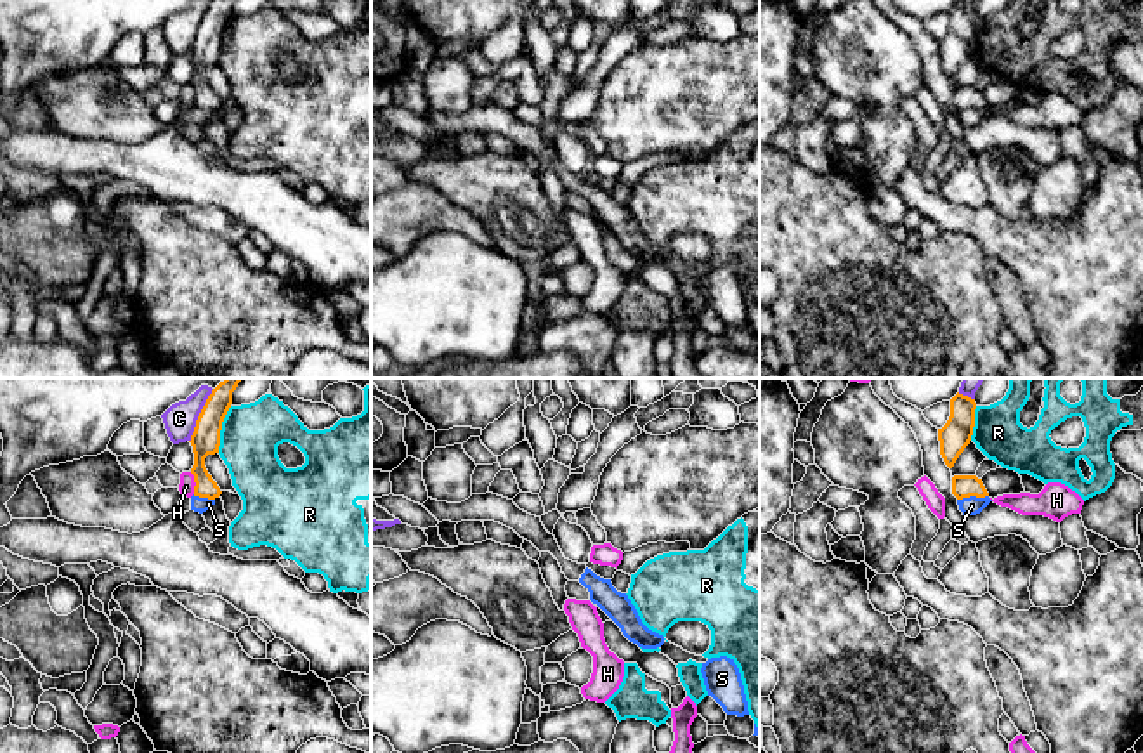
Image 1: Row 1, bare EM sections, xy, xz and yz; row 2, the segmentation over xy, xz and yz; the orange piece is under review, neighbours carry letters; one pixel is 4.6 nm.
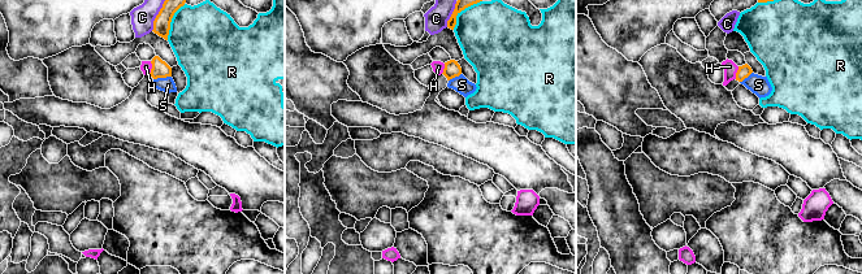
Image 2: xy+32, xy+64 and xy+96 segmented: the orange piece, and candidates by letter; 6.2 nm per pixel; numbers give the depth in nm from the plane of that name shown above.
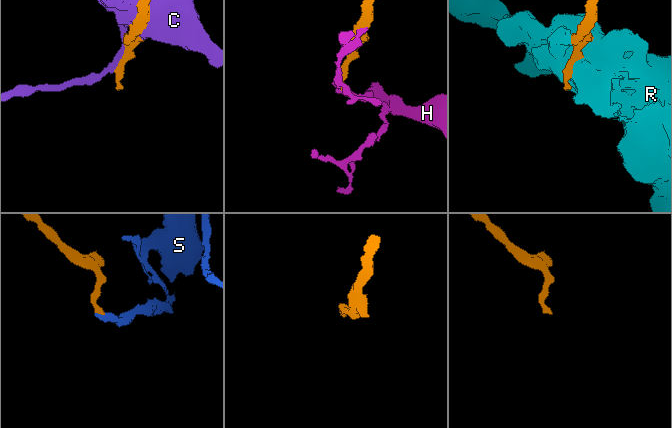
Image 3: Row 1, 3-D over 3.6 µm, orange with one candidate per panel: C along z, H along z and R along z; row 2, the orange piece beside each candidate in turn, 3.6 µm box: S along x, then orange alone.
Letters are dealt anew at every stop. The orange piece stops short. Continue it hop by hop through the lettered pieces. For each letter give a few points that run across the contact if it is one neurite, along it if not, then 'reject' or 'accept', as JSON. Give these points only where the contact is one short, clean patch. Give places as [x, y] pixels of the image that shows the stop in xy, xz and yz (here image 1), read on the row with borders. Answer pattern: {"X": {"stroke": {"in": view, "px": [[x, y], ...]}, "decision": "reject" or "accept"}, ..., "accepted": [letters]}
{"C": {"decision": "reject"}, "H": {"decision": "reject"}, "R": {"decision": "reject"}, "S": {"stroke": {"in": "yz", "px": [[987, 495], [958, 500]]}, "decision": "reject"}, "accepted": []}

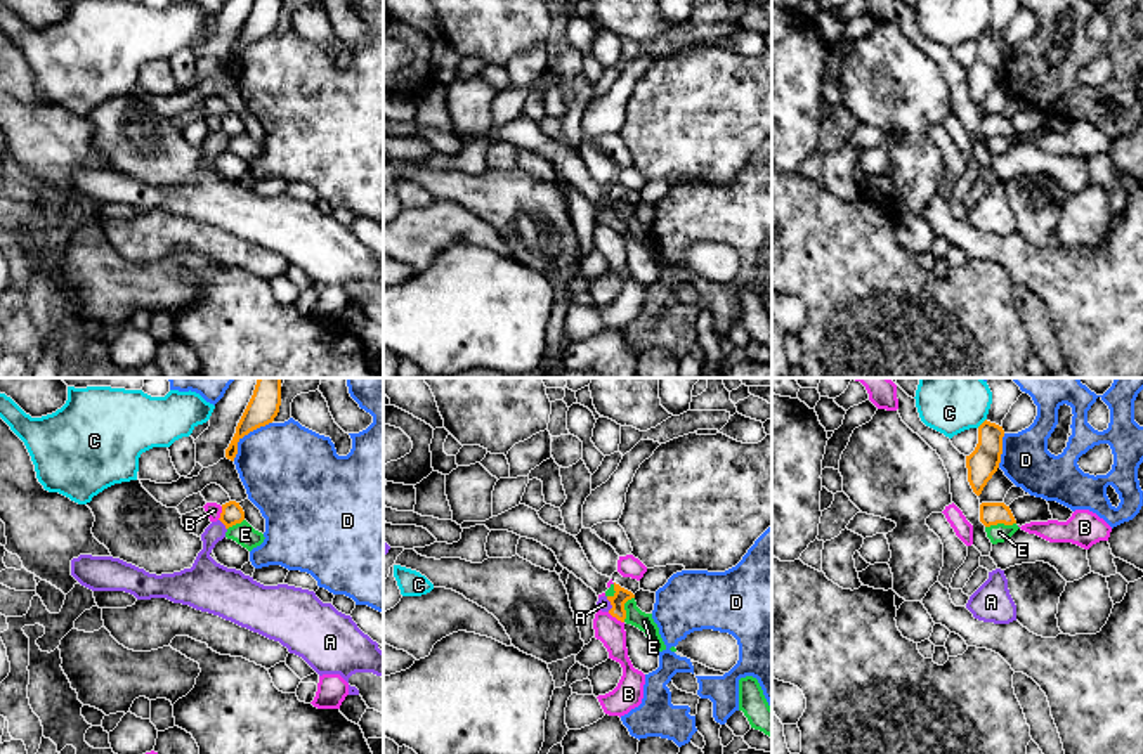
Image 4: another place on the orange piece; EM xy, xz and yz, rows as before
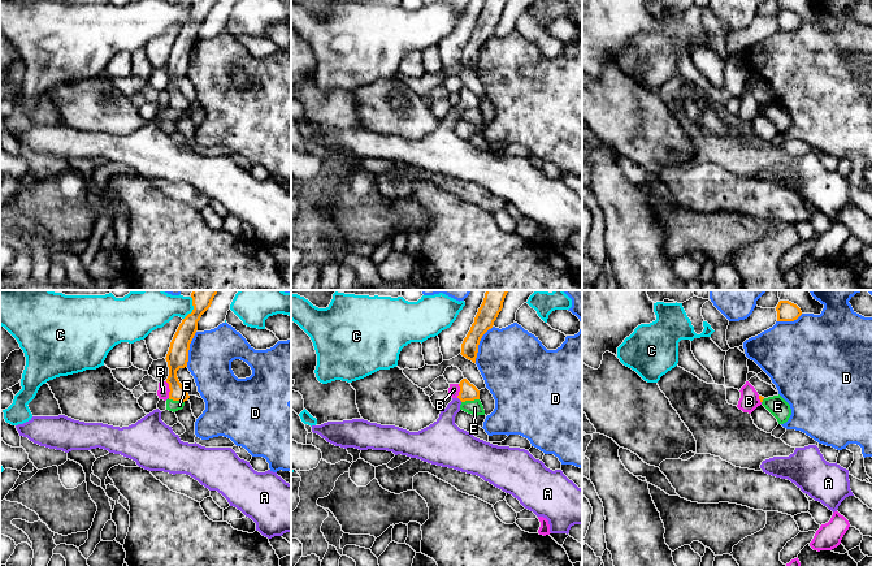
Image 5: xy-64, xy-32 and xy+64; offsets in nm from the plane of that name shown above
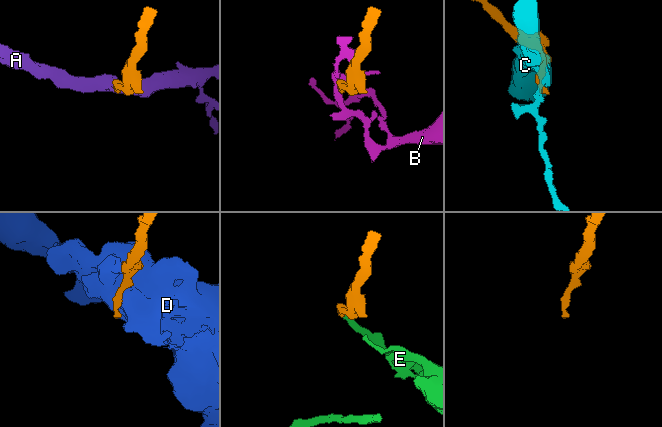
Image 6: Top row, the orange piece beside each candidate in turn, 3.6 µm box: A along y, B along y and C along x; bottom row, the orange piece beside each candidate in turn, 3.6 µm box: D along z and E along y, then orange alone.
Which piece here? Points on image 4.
{"A": {"stroke": {"in": "xy", "px": [[233, 513], [222, 522], [209, 541], [205, 572]]}, "decision": "accept"}, "B": {"decision": "reject"}, "C": {"decision": "reject"}, "D": {"decision": "reject"}, "E": {"stroke": {"in": "yz", "px": [[1015, 522], [986, 527]]}, "decision": "reject"}, "accepted": ["A"]}

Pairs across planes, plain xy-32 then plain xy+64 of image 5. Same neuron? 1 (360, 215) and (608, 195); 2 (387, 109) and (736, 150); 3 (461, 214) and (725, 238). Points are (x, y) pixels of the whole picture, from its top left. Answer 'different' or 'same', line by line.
1: different
2: same
3: different

